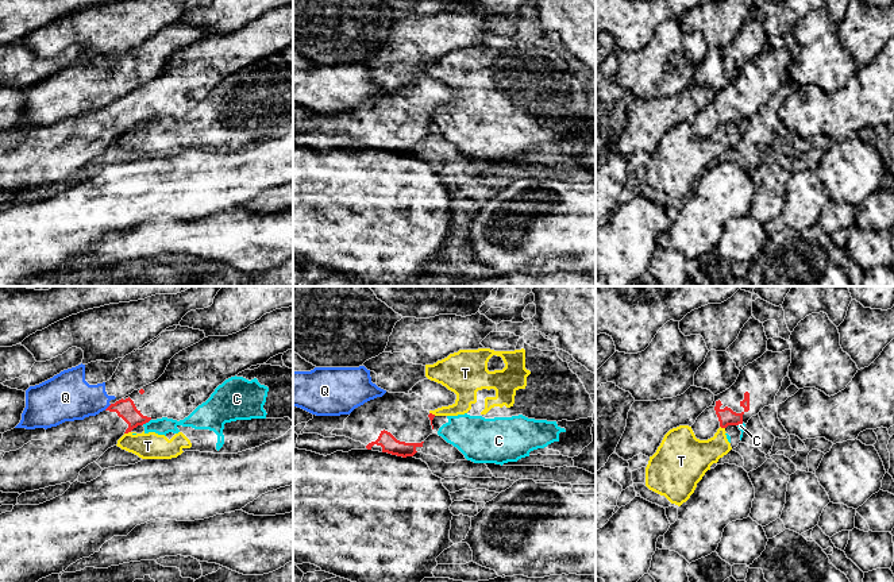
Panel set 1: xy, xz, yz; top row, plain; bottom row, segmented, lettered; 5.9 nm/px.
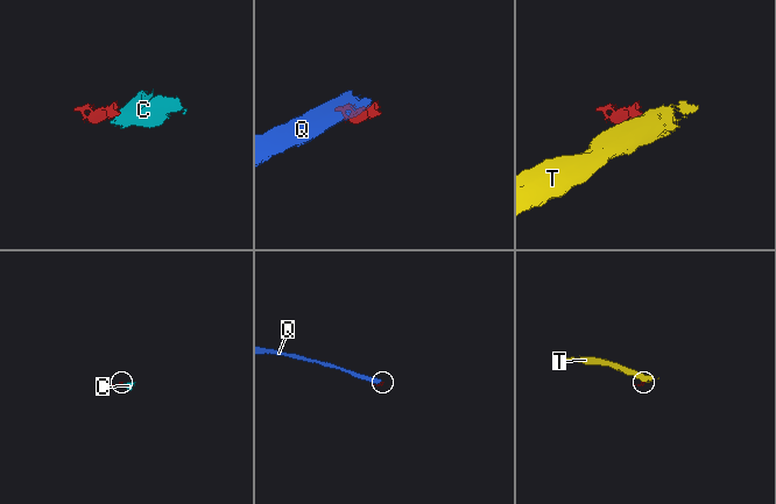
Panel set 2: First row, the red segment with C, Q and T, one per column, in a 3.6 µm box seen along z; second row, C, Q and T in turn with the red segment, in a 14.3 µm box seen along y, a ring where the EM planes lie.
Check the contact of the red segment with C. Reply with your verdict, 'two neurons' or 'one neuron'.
two neurons

